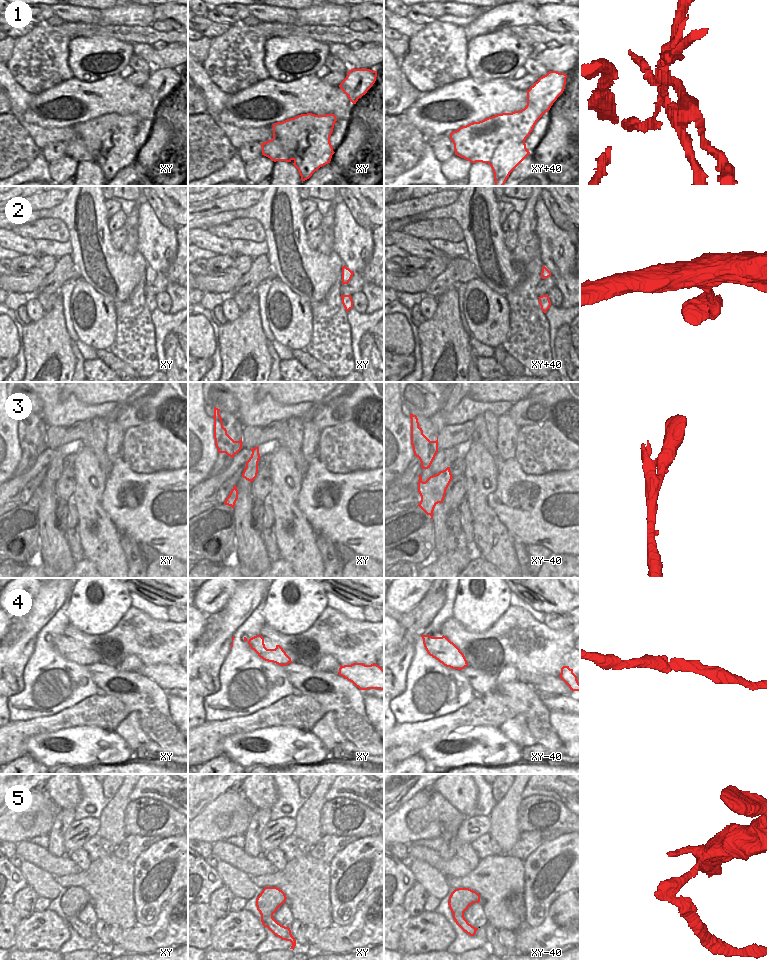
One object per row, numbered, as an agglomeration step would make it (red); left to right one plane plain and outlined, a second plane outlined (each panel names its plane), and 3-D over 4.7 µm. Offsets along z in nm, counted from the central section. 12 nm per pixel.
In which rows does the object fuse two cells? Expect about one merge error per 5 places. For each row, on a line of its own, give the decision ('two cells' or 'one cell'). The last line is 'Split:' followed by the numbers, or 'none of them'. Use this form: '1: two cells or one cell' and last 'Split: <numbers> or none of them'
1: two cells
2: one cell
3: one cell
4: one cell
5: two cells
Split: 1, 5

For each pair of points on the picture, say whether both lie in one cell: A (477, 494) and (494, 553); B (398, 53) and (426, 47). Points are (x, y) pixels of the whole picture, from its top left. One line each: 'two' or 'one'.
A: one
B: two

